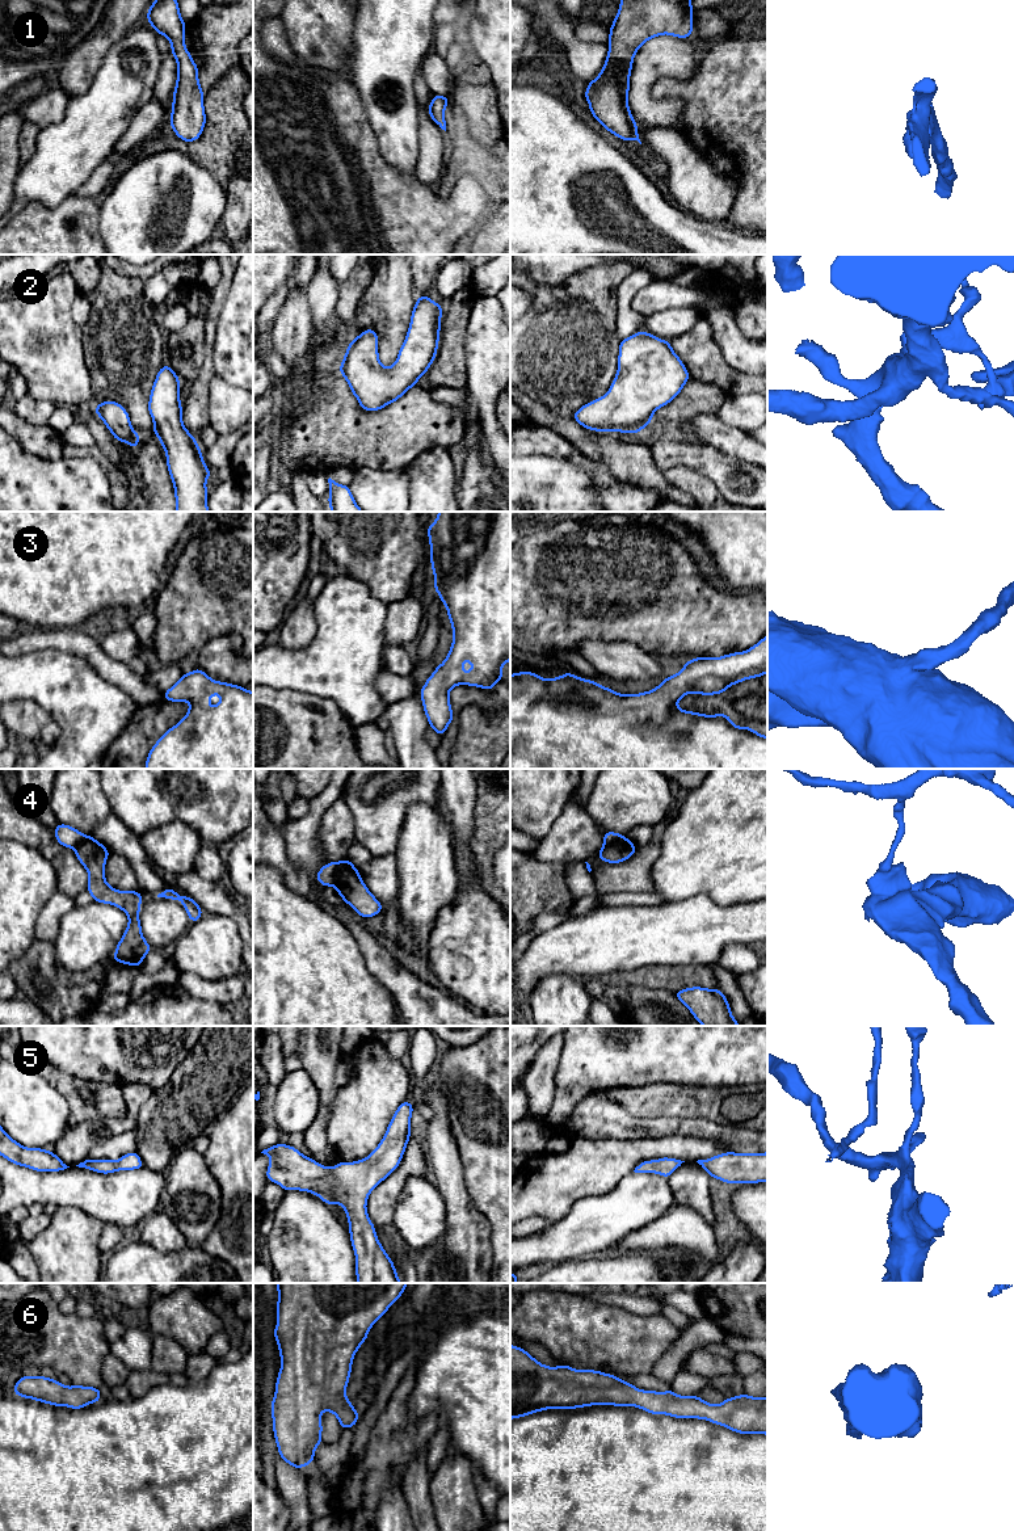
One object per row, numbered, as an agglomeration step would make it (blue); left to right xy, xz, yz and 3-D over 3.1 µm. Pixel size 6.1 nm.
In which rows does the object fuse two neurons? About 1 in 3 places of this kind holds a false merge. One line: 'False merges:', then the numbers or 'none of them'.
False merges: 4

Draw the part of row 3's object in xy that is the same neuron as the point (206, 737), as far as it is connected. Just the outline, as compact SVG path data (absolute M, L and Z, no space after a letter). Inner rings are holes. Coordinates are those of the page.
M199 668L182 677L163 698L189 702L188 714L169 728L151 748L144 769L253 769L253 691L214 681ZM218 693L220 702L211 707L209 699Z

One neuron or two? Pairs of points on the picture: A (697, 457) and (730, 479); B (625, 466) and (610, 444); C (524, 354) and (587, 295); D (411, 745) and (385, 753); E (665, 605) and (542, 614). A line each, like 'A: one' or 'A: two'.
A: one
B: one
C: one
D: two
E: one

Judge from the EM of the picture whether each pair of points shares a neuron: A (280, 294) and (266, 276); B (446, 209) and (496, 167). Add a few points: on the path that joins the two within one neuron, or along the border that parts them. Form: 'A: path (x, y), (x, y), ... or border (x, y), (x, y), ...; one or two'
A: border (294, 268), (286, 281), (266, 301); two
B: border (450, 192), (461, 179), (472, 176), (492, 205); two

